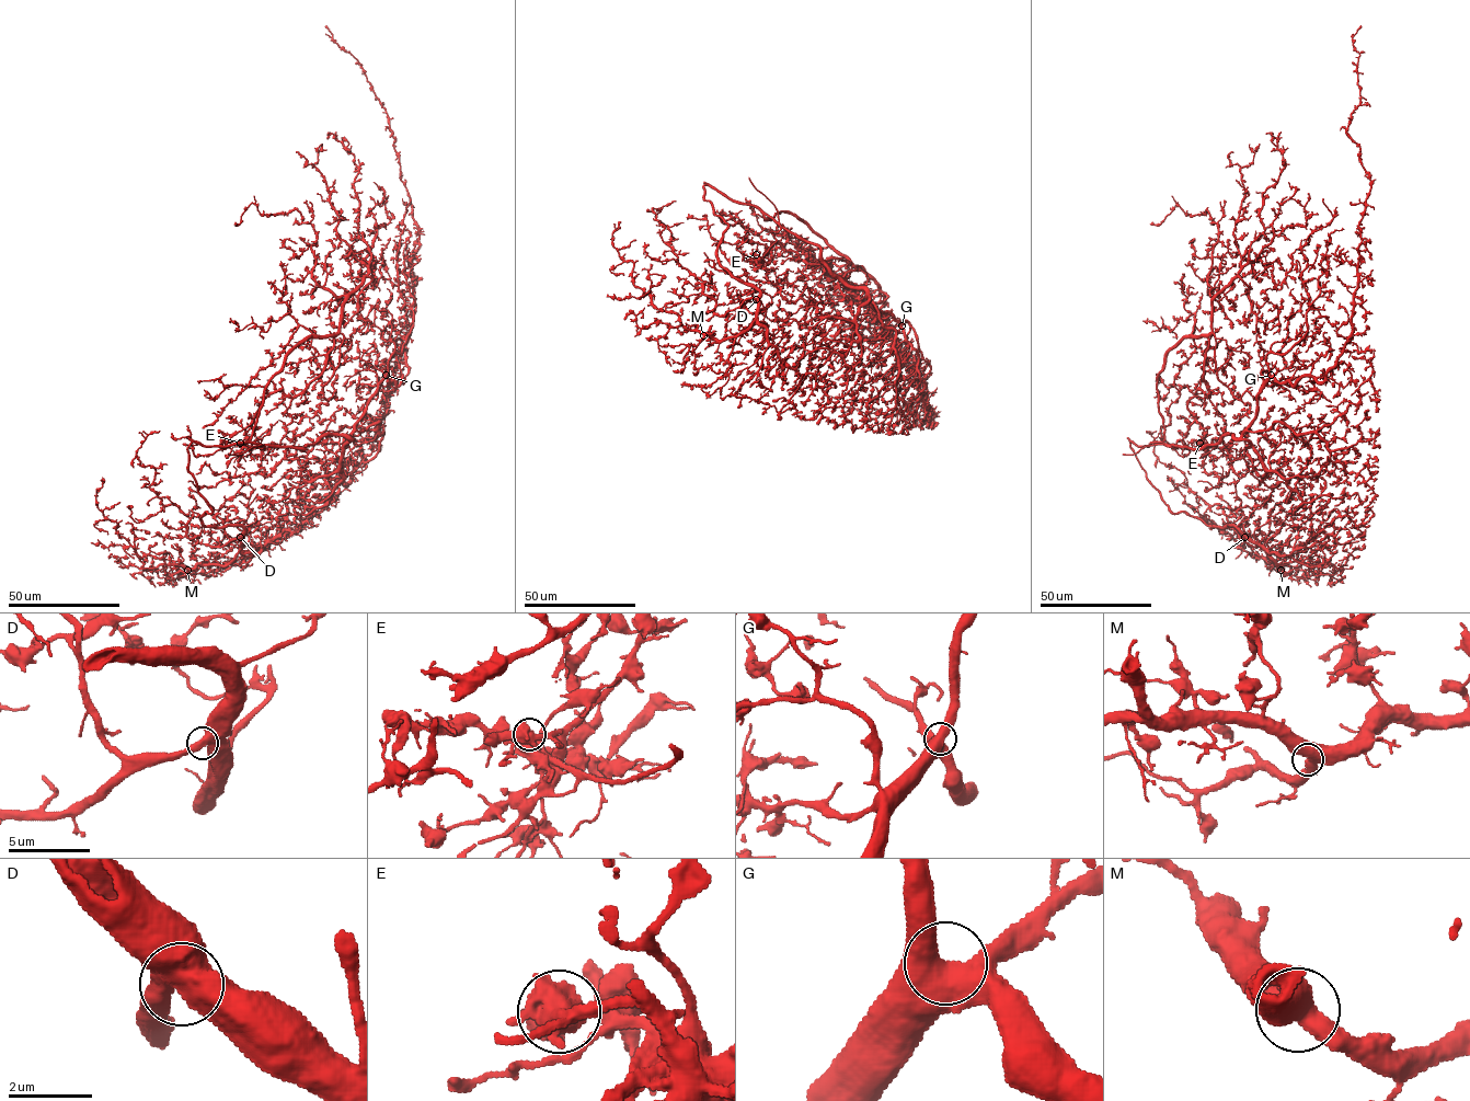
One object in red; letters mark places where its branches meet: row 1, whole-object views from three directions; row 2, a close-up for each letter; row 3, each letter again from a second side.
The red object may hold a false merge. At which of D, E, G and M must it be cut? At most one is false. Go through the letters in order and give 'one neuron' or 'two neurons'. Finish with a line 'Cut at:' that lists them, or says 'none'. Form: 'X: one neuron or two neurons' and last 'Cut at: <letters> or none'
D: one neuron
E: two neurons
G: one neuron
M: one neuron
Cut at: E

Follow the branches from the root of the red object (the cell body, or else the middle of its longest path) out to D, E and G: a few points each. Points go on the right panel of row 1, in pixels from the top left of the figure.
D: (1233, 436), (1252, 446), (1265, 470), (1262, 481), (1273, 488), (1265, 502), (1262, 499), (1237, 526), (1244, 537)
E: (1233, 436), (1226, 435), (1199, 448), (1170, 446), (1176, 448), (1180, 440), (1202, 448), (1205, 444), (1199, 443)
G: (1233, 436), (1239, 438), (1254, 419), (1256, 394), (1271, 375)

